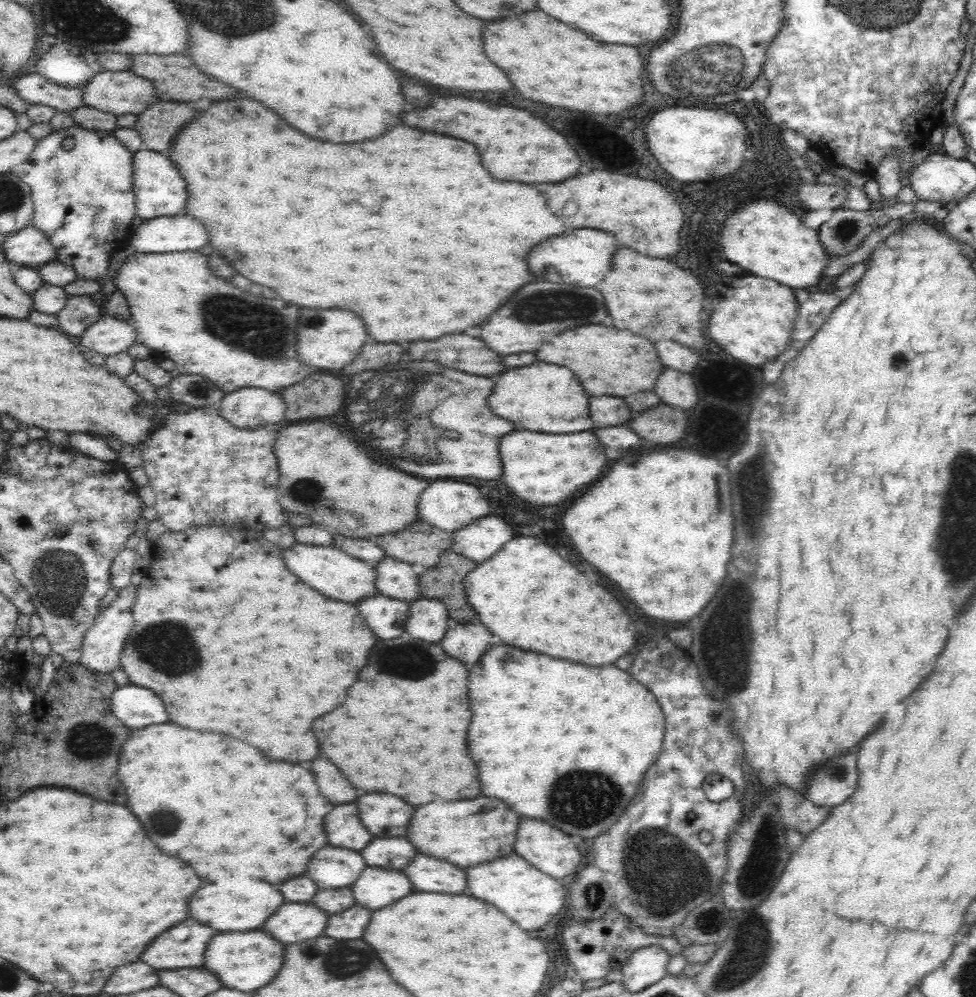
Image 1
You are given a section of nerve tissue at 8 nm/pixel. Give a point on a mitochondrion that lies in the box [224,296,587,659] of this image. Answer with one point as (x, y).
(399, 412)

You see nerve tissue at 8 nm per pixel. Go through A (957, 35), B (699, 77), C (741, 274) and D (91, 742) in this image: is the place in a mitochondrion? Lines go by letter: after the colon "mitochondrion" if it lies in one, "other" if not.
A: other
B: mitochondrion
C: other
D: mitochondrion

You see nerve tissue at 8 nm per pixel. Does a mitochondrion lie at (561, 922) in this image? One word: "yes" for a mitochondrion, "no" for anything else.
no

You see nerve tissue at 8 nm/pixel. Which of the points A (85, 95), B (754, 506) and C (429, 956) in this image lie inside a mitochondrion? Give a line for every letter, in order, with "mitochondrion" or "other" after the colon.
A: other
B: mitochondrion
C: other

